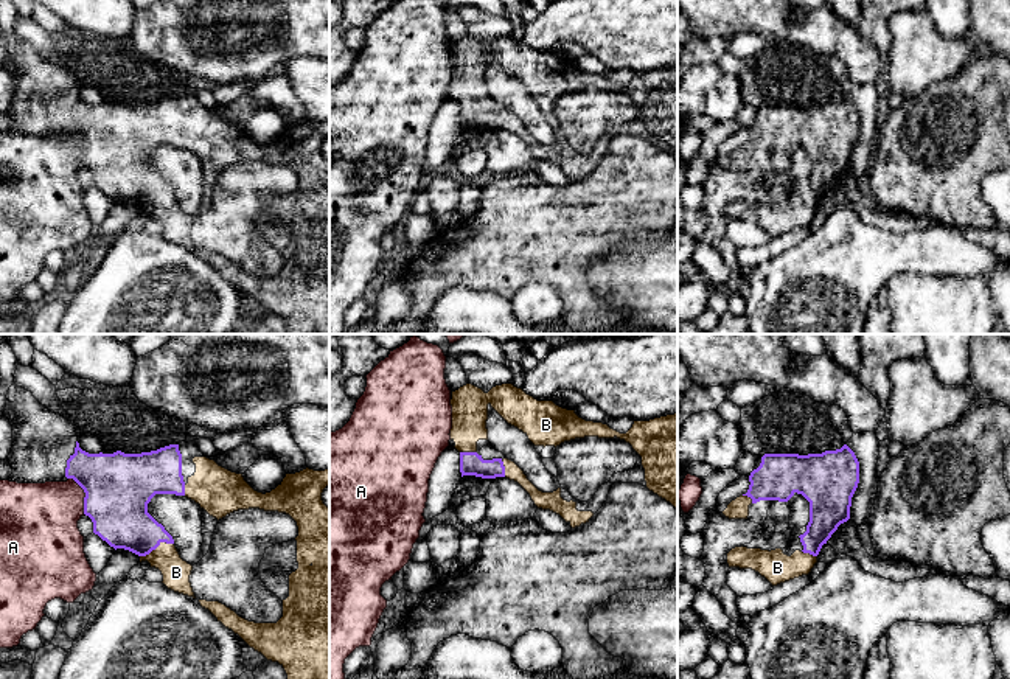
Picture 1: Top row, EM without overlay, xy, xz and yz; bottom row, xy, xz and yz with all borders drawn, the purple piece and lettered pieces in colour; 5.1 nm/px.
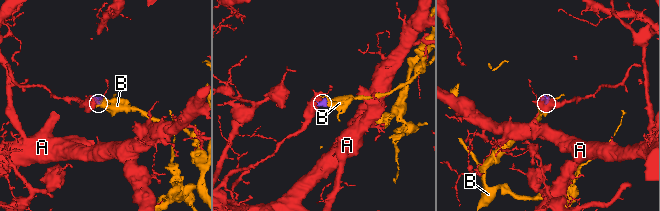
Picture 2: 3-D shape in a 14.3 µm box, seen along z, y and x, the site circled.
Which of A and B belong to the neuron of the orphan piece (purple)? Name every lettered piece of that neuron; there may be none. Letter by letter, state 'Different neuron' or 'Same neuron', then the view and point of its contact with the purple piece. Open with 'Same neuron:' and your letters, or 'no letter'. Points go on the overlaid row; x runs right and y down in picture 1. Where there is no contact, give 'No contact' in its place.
Same neuron: B
A: Different neuron. Touches purple at xy (86, 494)
B: Same neuron. Touches purple at xy (156, 547)

